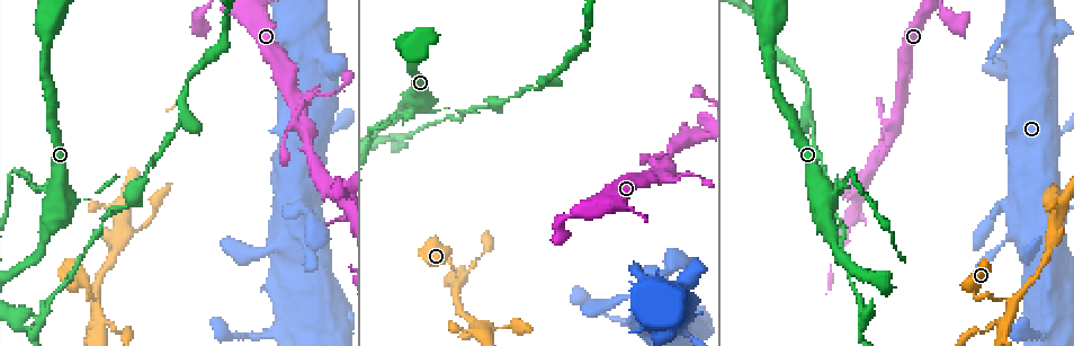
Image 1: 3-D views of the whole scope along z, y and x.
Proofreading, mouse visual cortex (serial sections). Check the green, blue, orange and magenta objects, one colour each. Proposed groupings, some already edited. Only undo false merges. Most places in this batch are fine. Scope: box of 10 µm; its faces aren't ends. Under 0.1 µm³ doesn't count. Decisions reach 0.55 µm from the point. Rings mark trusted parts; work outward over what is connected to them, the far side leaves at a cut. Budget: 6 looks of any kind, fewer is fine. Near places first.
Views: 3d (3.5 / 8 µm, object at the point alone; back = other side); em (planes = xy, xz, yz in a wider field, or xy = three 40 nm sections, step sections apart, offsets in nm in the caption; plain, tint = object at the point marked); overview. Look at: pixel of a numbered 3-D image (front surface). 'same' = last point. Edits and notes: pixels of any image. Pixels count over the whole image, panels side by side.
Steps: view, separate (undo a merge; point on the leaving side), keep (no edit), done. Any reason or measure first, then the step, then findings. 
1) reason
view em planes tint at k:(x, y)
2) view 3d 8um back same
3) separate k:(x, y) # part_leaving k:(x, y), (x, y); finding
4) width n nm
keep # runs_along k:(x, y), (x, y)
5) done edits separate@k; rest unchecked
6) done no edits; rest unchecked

calibre changes
view 3d 8um at 1:(864, 185)

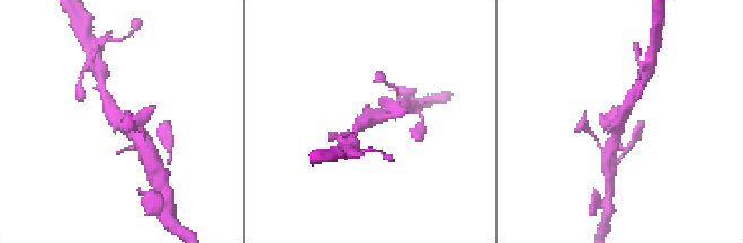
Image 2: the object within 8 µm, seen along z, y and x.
view 3d 3.5um same

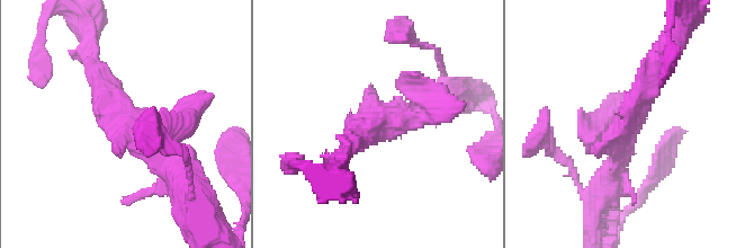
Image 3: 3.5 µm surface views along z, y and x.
need the tissue
view em xy step 2 tint at 3:(395, 118)

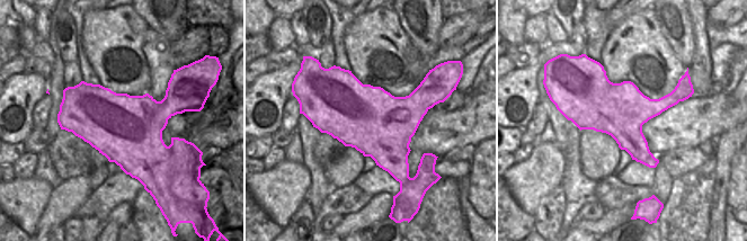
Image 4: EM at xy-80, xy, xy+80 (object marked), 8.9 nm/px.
keep # runs_along 3:(97, 76), (117, 107), (187, 186); continuous, no second cell

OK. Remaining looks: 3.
branch point
view 3d 3.5um at 1:(1009, 302)

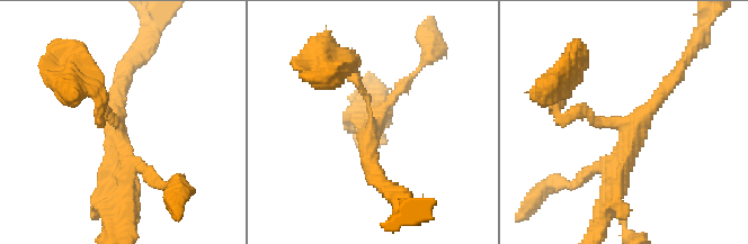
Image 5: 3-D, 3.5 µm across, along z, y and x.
arms 3; arm_widths 150, 200, 300 nm; shape alone is not enough
view em xy step 3 tint at 5:(371, 125)

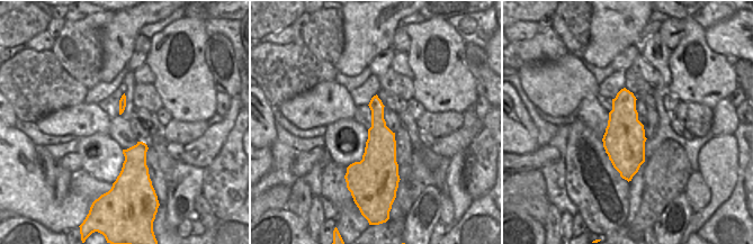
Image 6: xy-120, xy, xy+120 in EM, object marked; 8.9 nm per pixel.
cut it another way
view em xy step 2 tint same

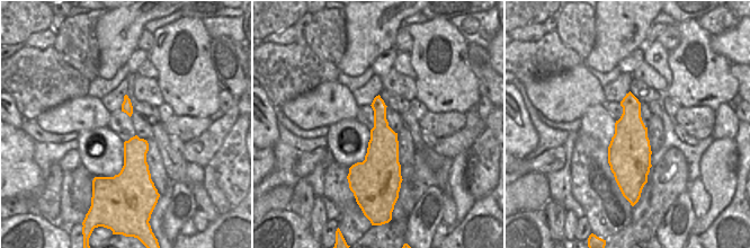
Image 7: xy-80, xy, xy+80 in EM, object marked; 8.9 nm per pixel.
keep # continuous, no second cell

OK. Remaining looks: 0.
done no edits; rest unchecked

